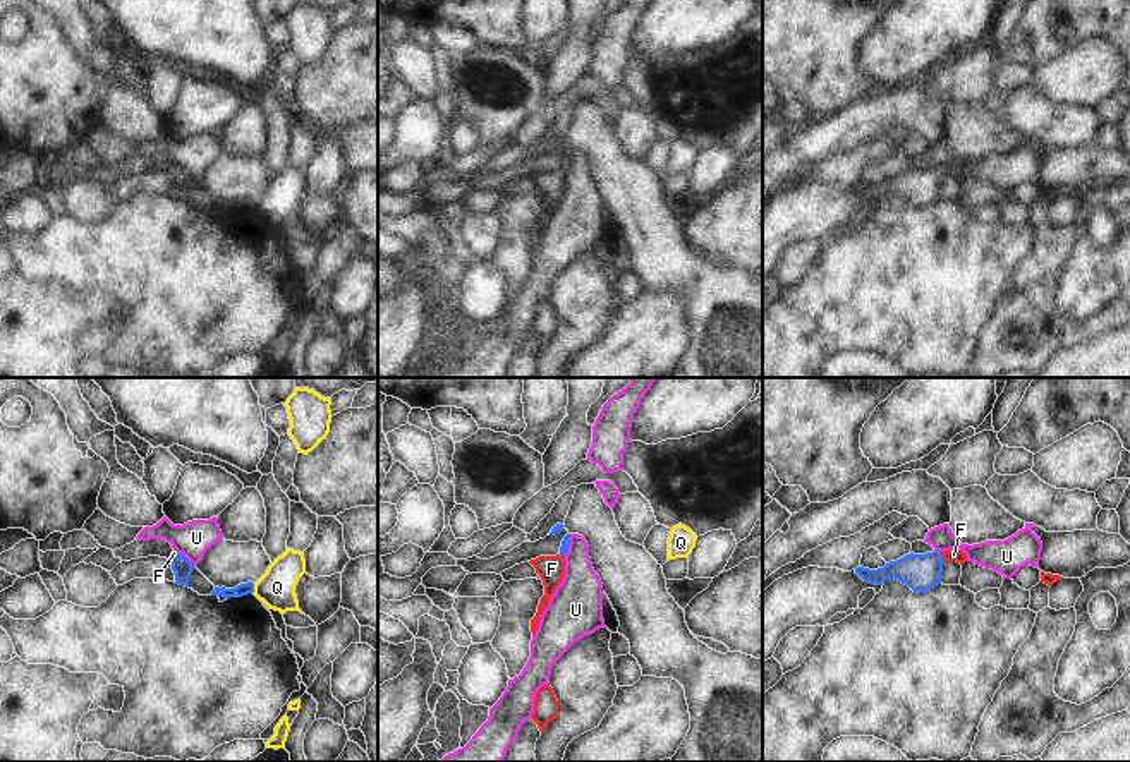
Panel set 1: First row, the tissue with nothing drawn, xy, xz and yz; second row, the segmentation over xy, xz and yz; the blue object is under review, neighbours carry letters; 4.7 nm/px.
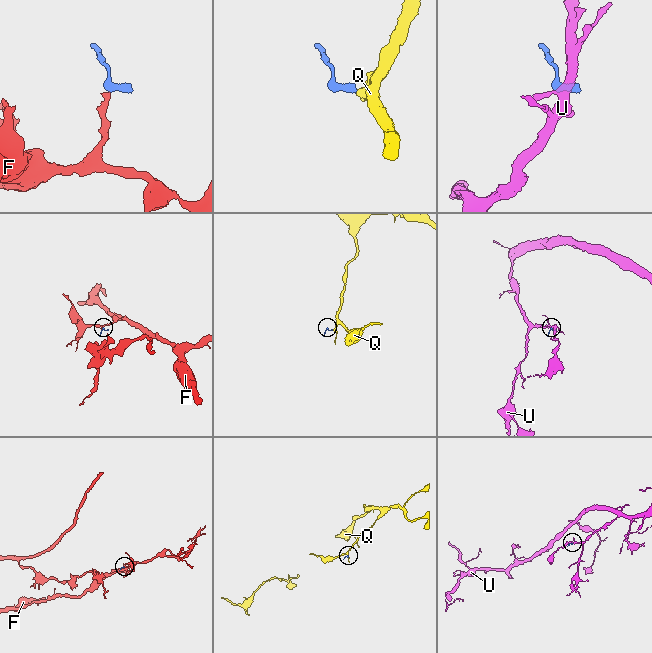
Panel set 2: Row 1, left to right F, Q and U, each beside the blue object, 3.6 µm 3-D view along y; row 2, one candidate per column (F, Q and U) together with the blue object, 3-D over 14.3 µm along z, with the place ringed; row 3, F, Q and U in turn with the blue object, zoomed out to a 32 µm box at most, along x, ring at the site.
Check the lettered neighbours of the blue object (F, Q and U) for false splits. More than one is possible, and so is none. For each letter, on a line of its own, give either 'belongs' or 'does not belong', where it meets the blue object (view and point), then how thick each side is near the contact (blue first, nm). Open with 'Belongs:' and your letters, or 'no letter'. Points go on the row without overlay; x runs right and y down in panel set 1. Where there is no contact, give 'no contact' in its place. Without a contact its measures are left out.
Belongs: F
F: belongs; contact yz (941, 172); calibres 180 and 60 nm
Q: does not belong; contact xy (253, 205); calibres 60 and 180 nm
U: does not belong; contact xy (184, 172); calibres 90 and 170 nm

